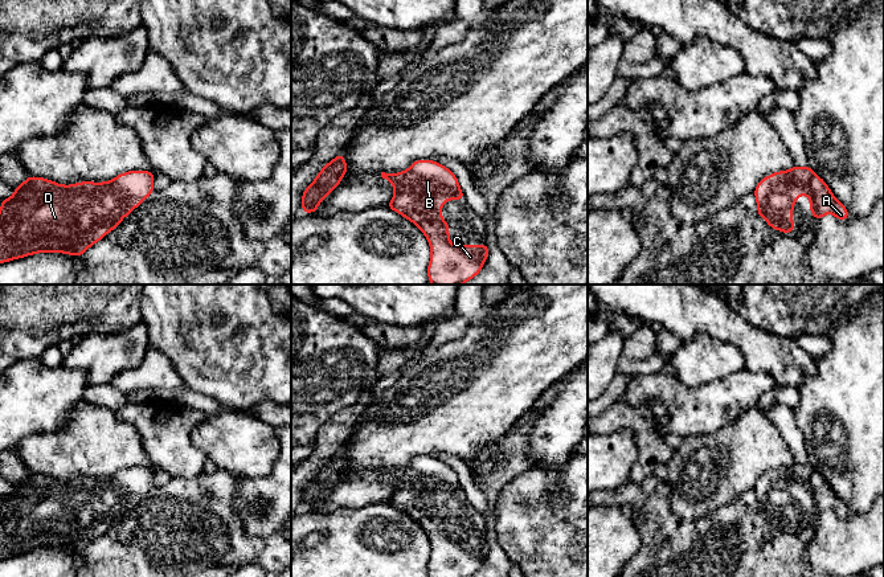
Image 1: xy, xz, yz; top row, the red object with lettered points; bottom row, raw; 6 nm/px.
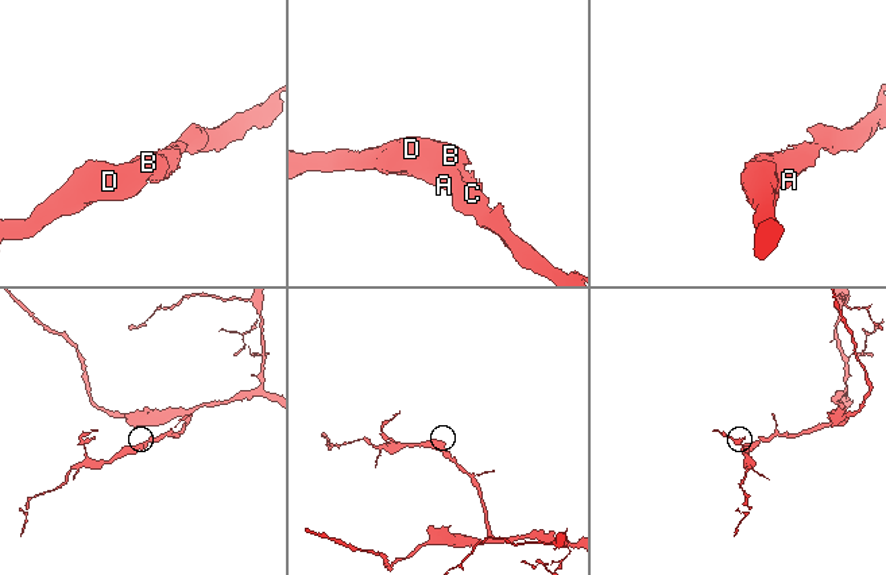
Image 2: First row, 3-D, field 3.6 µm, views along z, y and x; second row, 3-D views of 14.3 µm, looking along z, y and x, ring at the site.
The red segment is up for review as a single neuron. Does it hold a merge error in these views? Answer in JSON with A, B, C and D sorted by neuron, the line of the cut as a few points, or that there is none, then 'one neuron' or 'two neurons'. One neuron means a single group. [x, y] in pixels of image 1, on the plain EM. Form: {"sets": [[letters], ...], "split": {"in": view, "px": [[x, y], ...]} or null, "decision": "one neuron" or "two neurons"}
{"sets": [["A", "B", "C", "D"]], "split": null, "decision": "one neuron"}

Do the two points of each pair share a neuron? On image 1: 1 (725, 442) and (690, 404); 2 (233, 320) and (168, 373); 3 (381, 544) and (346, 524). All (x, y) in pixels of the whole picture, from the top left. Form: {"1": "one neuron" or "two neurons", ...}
{"1": "two neurons", "2": "two neurons", "3": "one neuron"}

